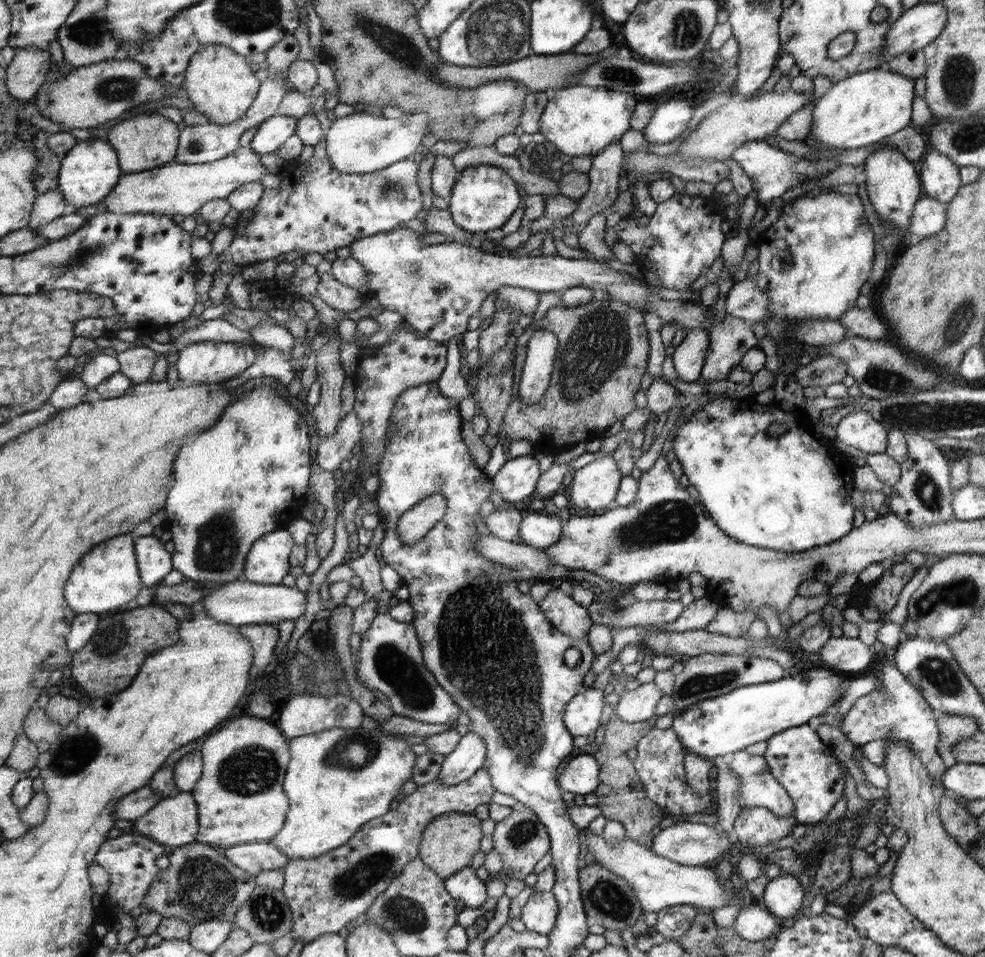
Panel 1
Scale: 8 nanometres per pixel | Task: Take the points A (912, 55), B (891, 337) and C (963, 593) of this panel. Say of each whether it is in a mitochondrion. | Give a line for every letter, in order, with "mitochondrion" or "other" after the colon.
A: other
B: other
C: mitochondrion

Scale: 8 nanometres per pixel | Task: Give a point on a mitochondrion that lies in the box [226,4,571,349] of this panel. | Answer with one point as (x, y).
(395, 42)

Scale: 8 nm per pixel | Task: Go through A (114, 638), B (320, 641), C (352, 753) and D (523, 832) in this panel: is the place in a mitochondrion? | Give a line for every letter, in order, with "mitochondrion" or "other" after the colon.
A: mitochondrion
B: other
C: mitochondrion
D: mitochondrion

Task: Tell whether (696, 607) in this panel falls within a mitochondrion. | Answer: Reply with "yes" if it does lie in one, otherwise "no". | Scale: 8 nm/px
no

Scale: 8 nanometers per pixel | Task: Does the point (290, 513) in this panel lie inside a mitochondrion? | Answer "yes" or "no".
no

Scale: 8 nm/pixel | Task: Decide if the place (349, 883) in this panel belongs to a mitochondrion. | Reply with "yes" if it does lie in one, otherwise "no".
yes

